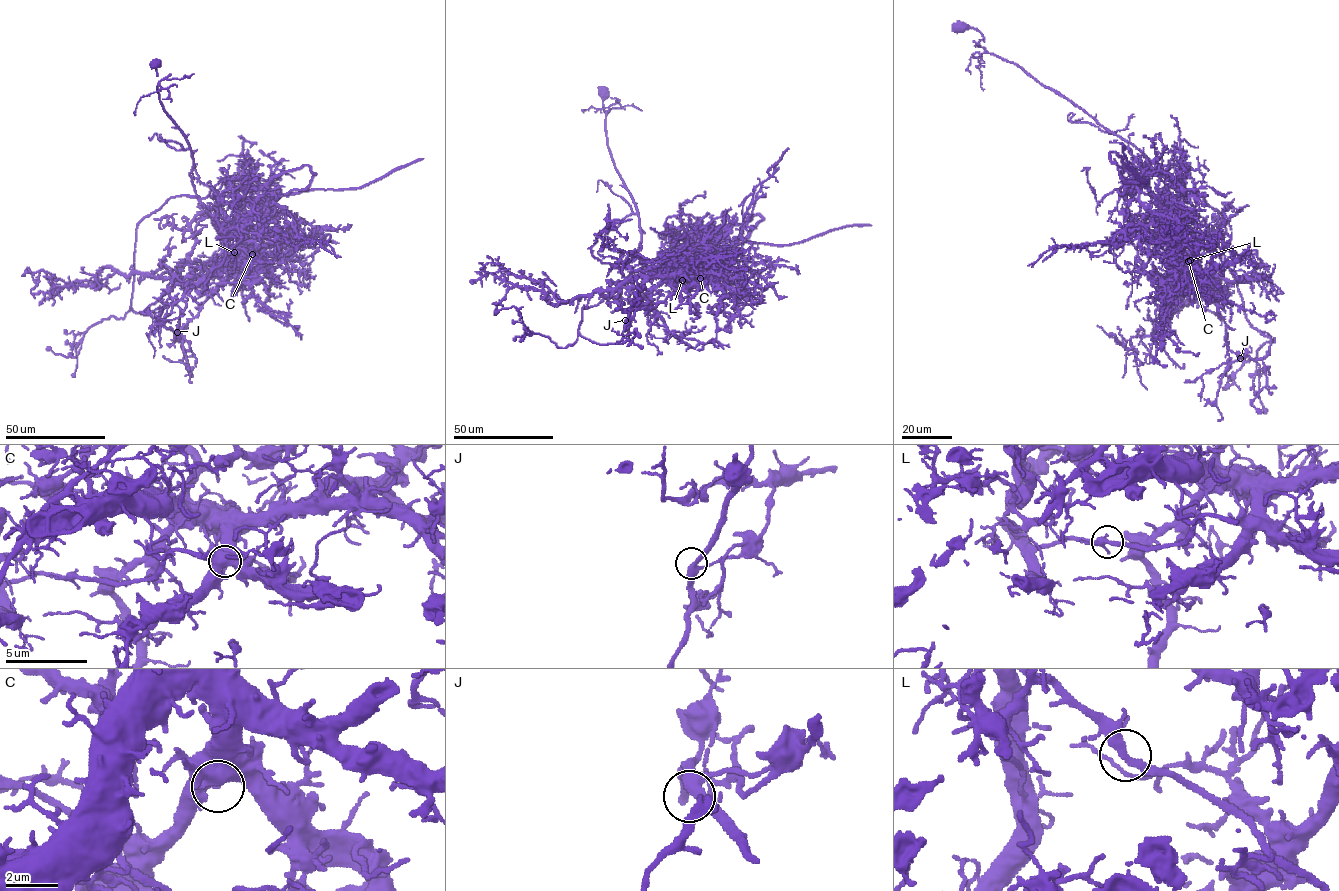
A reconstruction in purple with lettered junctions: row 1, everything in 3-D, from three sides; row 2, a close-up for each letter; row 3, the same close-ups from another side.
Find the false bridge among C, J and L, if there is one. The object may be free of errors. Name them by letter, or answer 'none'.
L

